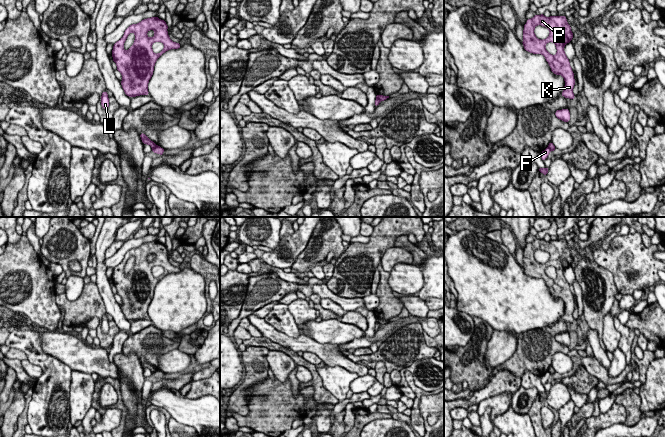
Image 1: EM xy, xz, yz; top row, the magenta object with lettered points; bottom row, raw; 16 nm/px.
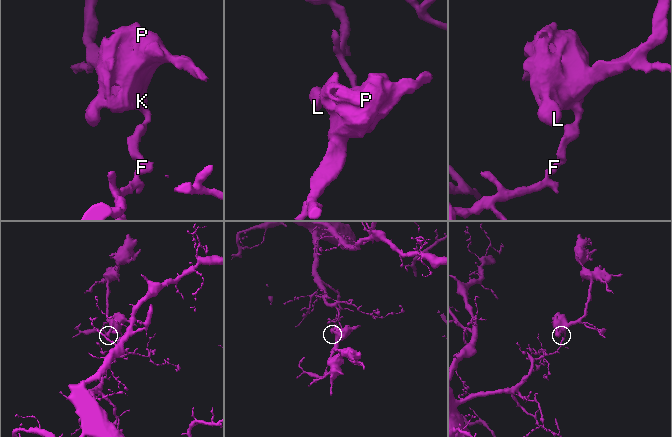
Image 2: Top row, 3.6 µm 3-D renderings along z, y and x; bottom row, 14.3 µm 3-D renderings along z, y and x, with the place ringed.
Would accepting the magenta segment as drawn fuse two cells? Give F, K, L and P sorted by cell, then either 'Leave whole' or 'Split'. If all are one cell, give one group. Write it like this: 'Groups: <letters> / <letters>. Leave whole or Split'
Groups: F / K L P. Split

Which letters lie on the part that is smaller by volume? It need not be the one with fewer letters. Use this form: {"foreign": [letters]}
{"foreign": ["K", "L", "P"]}

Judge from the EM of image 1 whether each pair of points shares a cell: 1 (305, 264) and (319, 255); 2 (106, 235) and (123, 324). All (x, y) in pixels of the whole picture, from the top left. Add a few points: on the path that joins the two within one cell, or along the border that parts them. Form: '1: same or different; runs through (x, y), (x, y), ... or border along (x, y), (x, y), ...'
1: same; runs through (308, 261), (316, 255)
2: same; runs through (100, 257), (101, 279), (109, 302)

